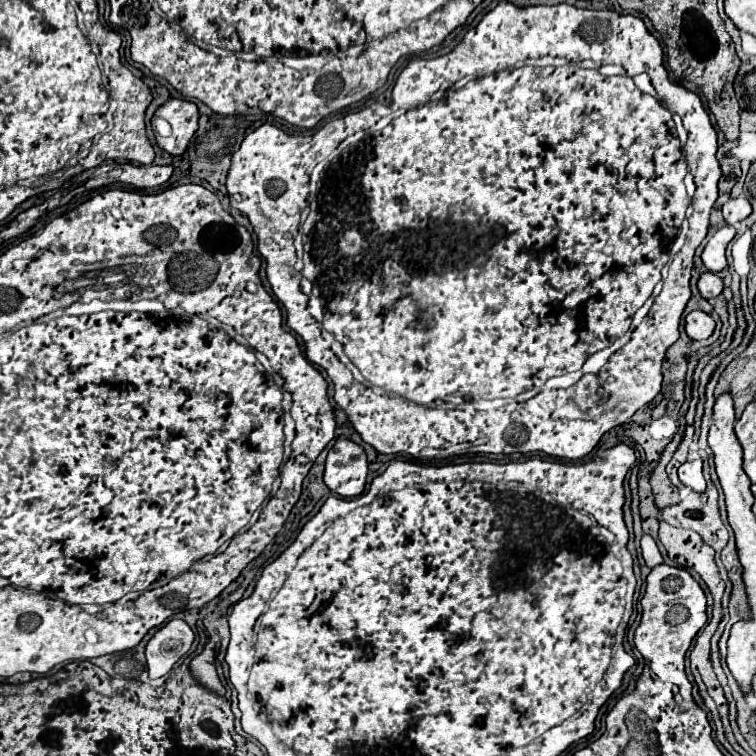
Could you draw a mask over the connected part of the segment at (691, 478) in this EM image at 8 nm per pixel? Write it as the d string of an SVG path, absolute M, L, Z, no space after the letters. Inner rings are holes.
M698 458L694 462L684 462L678 468L678 476L680 476L682 484L690 486L696 492L704 492L706 490L706 480L704 480L704 474L702 474L702 462L704 460Z

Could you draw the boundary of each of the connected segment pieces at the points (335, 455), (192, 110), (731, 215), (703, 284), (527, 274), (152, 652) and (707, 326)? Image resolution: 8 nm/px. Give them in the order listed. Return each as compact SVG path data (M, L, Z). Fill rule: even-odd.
M348 438L336 440L326 458L326 486L344 498L354 498L364 492L366 476L368 460L364 448Z
M168 100L150 121L157 144L172 156L188 150L198 130L198 108L188 100Z
M744 196L742 198L732 198L722 206L722 214L724 214L724 220L728 224L736 224L736 222L748 218L750 212L752 212L752 206Z
M704 272L698 280L698 290L704 298L716 298L722 290L724 290L724 284L722 284L722 278L714 272Z
M502 2L502 4L498 4L498 6L496 6L496 8L494 8L494 10L492 10L492 12L488 12L488 14L486 14L486 16L484 16L484 20L482 20L482 22L480 22L480 24L478 24L478 26L476 26L476 28L472 28L472 30L468 30L468 32L466 32L466 36L464 36L464 40L462 40L462 42L460 42L460 44L458 44L458 46L456 46L456 48L454 48L454 50L452 50L452 52L448 52L448 54L446 54L446 56L438 56L438 58L432 58L432 60L424 60L424 58L416 58L416 60L412 60L412 62L410 62L410 64L408 64L408 66L406 66L406 68L404 68L404 70L402 70L402 74L400 74L400 78L398 78L398 82L396 82L396 86L394 86L394 90L392 90L392 100L390 100L390 104L388 104L388 106L382 106L382 104L372 104L372 106L368 106L368 107L365 107L365 108L364 108L364 110L363 110L363 109L360 109L360 110L358 110L358 111L351 111L351 112L350 112L350 113L347 113L347 114L346 114L346 115L345 115L345 116L344 116L344 118L334 118L334 120L330 120L330 122L326 122L326 124L324 124L324 126L322 126L322 128L320 128L320 130L318 130L318 132L314 132L314 134L298 134L298 136L290 136L290 134L286 134L286 132L282 132L282 130L280 130L280 128L276 128L276 126L272 126L272 124L270 124L270 123L265 123L265 124L264 124L264 126L260 126L260 128L258 128L258 130L254 130L254 132L252 132L252 134L248 134L248 136L246 136L246 138L244 138L244 142L242 142L242 146L240 146L240 150L238 150L238 152L236 152L236 154L234 154L234 156L232 156L232 168L230 168L230 172L228 172L228 180L226 180L226 186L228 186L228 192L230 192L230 204L232 204L232 208L236 208L236 210L240 210L240 212L244 212L244 214L246 214L246 216L248 216L248 220L250 220L250 224L252 224L252 228L254 228L254 232L256 232L256 234L258 234L258 252L260 252L260 254L262 254L262 256L264 256L264 258L266 258L266 278L268 278L268 282L270 282L270 286L272 286L272 290L274 290L274 294L276 294L276 298L278 298L278 300L280 300L280 302L282 302L282 304L284 304L284 306L286 306L286 310L288 310L288 316L286 316L286 324L288 324L288 328L290 328L290 330L294 330L294 334L296 334L296 336L298 336L298 338L300 338L300 340L302 340L302 342L304 342L304 346L306 346L306 354L308 354L308 360L310 360L310 362L312 362L312 364L316 364L316 366L322 366L322 368L324 368L324 370L326 370L326 372L328 372L328 378L330 378L330 382L332 382L332 384L334 384L334 400L336 400L336 404L338 404L338 406L340 406L340 408L342 408L342 410L344 410L344 412L346 412L346 414L348 414L348 418L350 418L350 422L352 422L352 424L354 424L354 428L356 428L356 432L358 432L358 434L360 434L360 436L362 436L362 440L364 440L364 442L366 442L366 444L370 444L370 446L372 446L372 448L376 448L376 450L378 450L378 452L380 452L380 454L410 454L410 456L418 456L418 452L420 452L420 450L421 450L421 452L420 452L420 453L419 453L419 458L420 458L420 459L445 459L445 458L448 458L448 457L451 457L451 456L454 456L454 455L456 455L456 456L459 456L459 455L465 455L465 454L467 454L467 453L472 453L472 454L496 454L496 455L501 455L501 454L502 454L502 455L510 455L510 454L528 454L528 452L544 452L544 454L548 454L548 456L552 456L552 458L562 458L562 460L578 460L578 458L584 458L584 456L586 456L586 454L590 454L590 452L592 452L592 450L594 450L594 446L596 446L596 444L598 444L598 442L600 442L600 438L602 438L602 436L604 436L604 434L606 434L606 432L608 432L608 430L612 430L612 428L614 428L614 426L618 426L618 424L622 424L622 422L626 422L626 420L628 420L628 418L630 418L630 416L632 416L632 414L634 414L634 412L636 412L636 410L638 410L638 408L642 408L642 406L644 406L644 404L648 404L648 402L652 402L652 400L654 400L654 396L656 396L656 394L658 394L658 392L660 392L660 382L662 382L662 360L664 360L664 354L666 354L666 350L668 350L668 348L670 348L670 346L672 346L672 344L674 344L674 342L676 342L676 340L678 340L678 324L680 324L680 316L682 316L682 312L684 312L684 308L686 308L686 302L688 302L688 298L690 298L690 272L692 272L692 266L694 266L694 252L696 252L696 248L698 248L698 246L700 246L700 244L702 244L702 240L704 240L704 238L706 238L706 232L708 232L708 226L710 226L710 210L712 210L712 206L714 206L714 202L716 202L716 198L718 198L718 180L720 180L720 174L722 174L722 172L720 172L720 164L718 164L718 158L716 158L716 150L718 150L718 132L716 132L716 130L714 130L714 126L712 126L712 122L710 122L710 116L708 116L708 112L706 112L706 110L704 110L704 106L702 106L702 100L700 100L700 96L698 96L698 94L696 94L696 92L688 92L688 90L686 90L686 88L684 88L684 87L683 87L683 86L682 86L682 84L680 84L680 83L679 83L679 82L676 82L676 81L672 81L672 80L670 80L670 76L668 76L668 70L666 70L666 66L664 66L664 56L662 56L662 46L660 46L660 42L658 42L658 38L654 38L654 36L652 36L652 34L650 34L650 32L648 32L648 28L646 28L646 24L644 24L644 22L642 22L642 20L640 20L640 18L638 18L638 16L632 16L632 14L618 14L618 12L612 12L612 10L580 10L580 8L576 8L576 6L570 6L570 4L556 4L556 6L532 6L532 8L516 8L516 6L514 6L514 4L508 4L508 2ZM547 56L548 56L548 57L549 57L549 56L564 56L564 58L568 58L568 60L594 60L594 62L596 62L596 64L603 64L603 65L601 65L601 66L600 66L600 65L595 65L595 64L594 64L594 63L593 63L593 62L592 62L592 61L584 61L584 62L581 62L581 61L580 61L580 62L577 62L577 64L576 64L576 63L572 63L572 64L568 64L568 66L560 66L560 68L552 68L552 66L546 66L546 68L534 68L534 67L544 67L544 66L542 66L542 65L541 65L541 64L540 64L540 58L544 58L544 57L547 57ZM626 72L628 72L628 74L630 74L630 76L638 76L638 74L642 74L642 72L646 72L646 74L648 74L648 76L650 76L650 79L651 79L651 83L652 83L652 86L654 86L654 88L656 88L656 92L657 92L657 94L658 94L658 98L660 98L660 100L662 100L662 102L658 102L658 100L656 100L656 98L654 98L654 96L650 96L650 94L644 94L644 92L640 92L640 90L638 90L638 88L636 88L636 84L634 84L634 80L632 80L632 78L630 78L630 76L628 76L628 75L627 75L627 74L626 74ZM341 150L352 150L352 152L366 152L366 154L368 154L368 158L364 158L364 160L362 160L362 162L352 162L352 164L354 164L354 166L352 166L352 164L350 164L350 166L346 166L346 170L344 170L344 172L352 172L352 176L350 176L350 180L346 180L346 176L344 176L344 178L342 178L342 170L340 170L340 172L334 172L334 166L336 166L336 164L332 164L332 162L330 162L330 166L328 166L328 168L326 168L326 170L324 170L324 174L322 174L322 180L324 180L324 184L326 184L326 186L324 186L324 190L326 190L326 188L328 188L328 192L320 192L320 194L316 194L316 198L312 198L312 202L310 202L310 207L309 207L309 205L308 205L308 206L307 206L307 207L306 207L306 200L308 200L308 194L310 194L310 190L313 190L313 191L318 191L318 189L317 189L317 188L319 188L319 182L320 182L320 181L321 181L321 176L320 176L320 173L321 173L321 171L323 171L323 168L322 168L322 169L321 169L321 168L318 168L318 167L316 167L316 168L315 168L315 169L314 169L314 170L313 170L313 172L312 172L312 168L314 168L314 166L316 166L316 164L318 164L318 162L322 162L322 160L326 160L326 158L329 158L329 157L330 157L330 156L332 156L332 155L333 155L333 154L334 154L334 152L335 152L335 155L338 155L338 156L340 156L340 157L341 157ZM695 188L696 188L696 196L694 196L694 212L693 212L693 207L691 207L691 206L690 206L690 207L688 207L688 204L690 204L690 196L688 196L688 194L686 194L686 189L687 189L687 192L688 192L688 193L689 193L689 194L693 194L693 192L694 192L694 191L695 191ZM346 204L350 204L350 206L352 206L352 204L364 204L364 208L366 208L366 212L360 212L360 214L358 214L358 212L354 212L354 210L348 210L348 208L350 208L350 206L346 206ZM303 255L304 255L304 270L302 270L302 274L296 274L296 271L298 271L298 270L297 270L297 269L296 269L296 268L295 268L295 265L296 265L296 264L303 264L303 263L302 263L302 262L301 262L301 263L300 263L300 262L298 262L298 261L299 261L299 260L297 260L297 257L298 257L298 256L303 256ZM308 296L309 296L309 297L310 297L310 299L309 299L309 302L310 302L310 304L319 304L319 302L323 302L323 303L324 303L324 317L323 317L323 320L322 320L322 324L320 324L320 322L318 322L318 320L316 320L316 318L314 318L314 316L312 316L312 314L310 314L310 312L308 312L308 308L306 308L306 306L308 306ZM642 304L644 304L644 305L643 305L643 306L645 306L645 307L650 307L650 312L648 312L648 314L646 314L646 318L644 318L644 317L634 317L634 318L633 318L633 319L634 319L634 320L635 320L635 321L640 321L640 326L639 326L639 324L638 324L638 323L637 323L637 325L636 325L636 324L635 324L635 327L634 327L634 329L635 329L635 328L636 328L636 327L637 327L637 326L638 326L638 328L636 328L636 330L633 330L633 331L634 331L634 332L633 332L633 331L632 331L632 332L631 332L631 333L630 333L630 334L628 334L628 335L627 335L627 336L625 336L625 337L627 337L627 340L623 340L623 339L624 339L624 337L622 337L622 338L620 338L620 336L622 336L622 334L624 334L624 332L626 332L626 330L628 330L628 328L630 328L630 324L632 324L632 316L634 316L634 312L636 312L636 310L638 310L638 308L640 308L640 306L642 306ZM322 329L323 329L323 331L324 331L324 332L332 332L332 334L334 334L334 338L336 338L336 340L340 340L340 342L342 342L342 344L344 344L344 352L346 352L346 354L348 354L348 359L347 359L347 360L346 360L346 361L348 361L348 362L346 362L346 363L347 363L347 364L346 364L346 366L344 366L344 364L342 364L342 362L340 362L340 360L338 360L338 358L336 358L336 354L334 354L334 352L332 352L332 350L330 350L330 344L328 344L328 342L326 342L326 340L324 340L324 338L322 338Z
M172 618L168 624L164 624L146 646L148 676L166 676L176 666L176 662L190 650L192 642L194 632L184 620Z
M694 310L686 316L686 334L692 340L706 340L712 336L716 328L716 322L712 320L710 314L702 312L702 310Z

